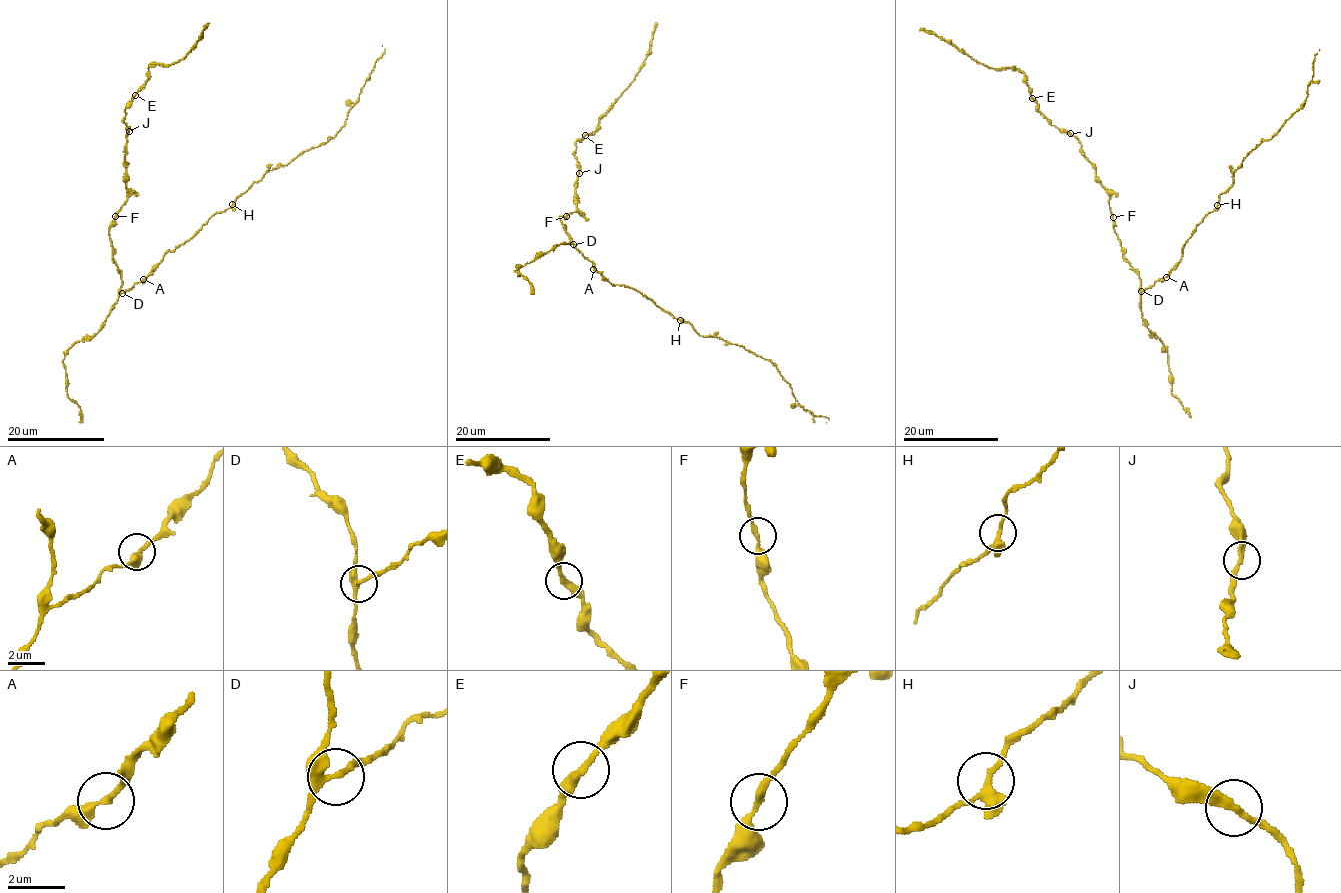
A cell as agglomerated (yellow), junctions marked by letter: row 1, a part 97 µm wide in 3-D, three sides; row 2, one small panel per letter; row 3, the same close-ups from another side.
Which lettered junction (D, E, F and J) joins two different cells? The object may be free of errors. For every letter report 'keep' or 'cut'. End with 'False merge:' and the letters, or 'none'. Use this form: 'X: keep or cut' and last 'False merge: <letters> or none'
D: cut
E: keep
F: keep
J: keep
False merge: D

